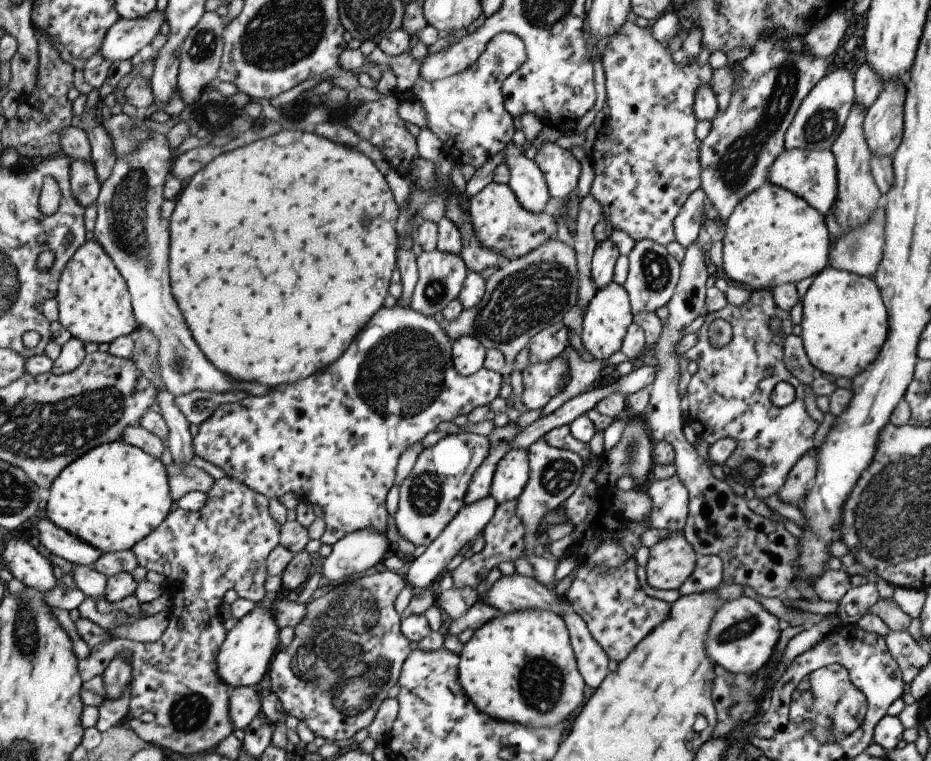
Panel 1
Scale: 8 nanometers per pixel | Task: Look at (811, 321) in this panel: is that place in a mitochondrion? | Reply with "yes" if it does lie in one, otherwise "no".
no

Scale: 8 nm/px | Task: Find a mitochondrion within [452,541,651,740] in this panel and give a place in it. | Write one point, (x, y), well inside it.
(541, 682)

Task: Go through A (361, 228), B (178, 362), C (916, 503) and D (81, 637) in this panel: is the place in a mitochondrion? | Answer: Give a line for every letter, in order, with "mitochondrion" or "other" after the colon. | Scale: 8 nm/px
A: other
B: mitochondrion
C: mitochondrion
D: other

